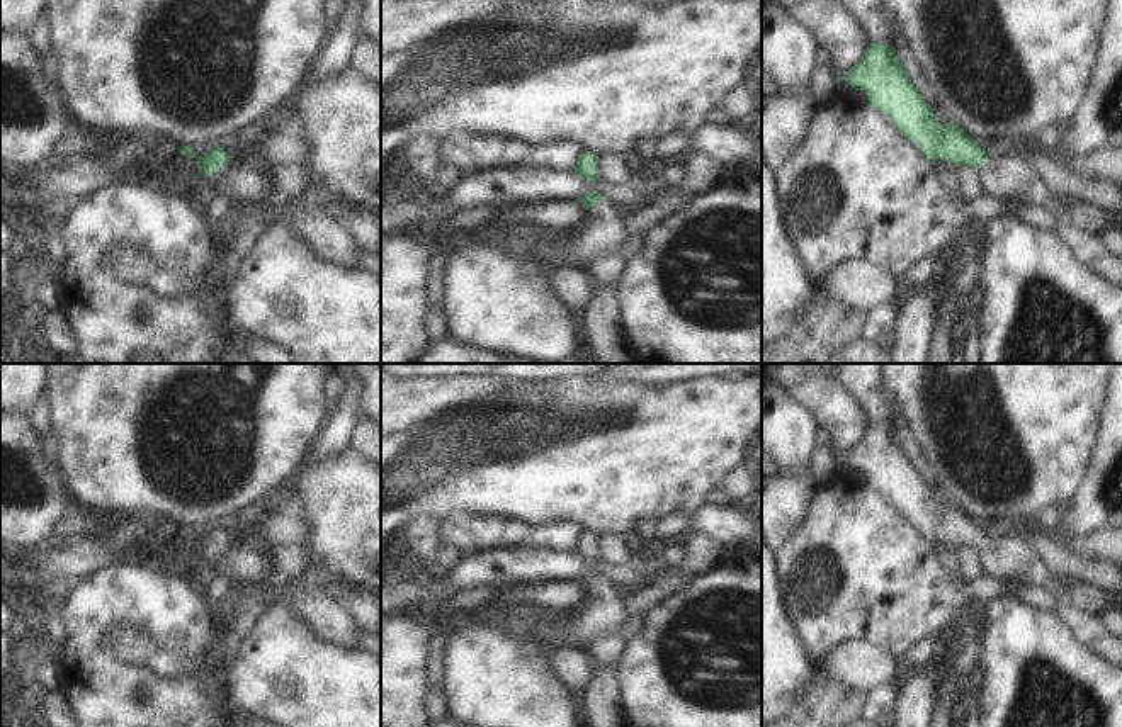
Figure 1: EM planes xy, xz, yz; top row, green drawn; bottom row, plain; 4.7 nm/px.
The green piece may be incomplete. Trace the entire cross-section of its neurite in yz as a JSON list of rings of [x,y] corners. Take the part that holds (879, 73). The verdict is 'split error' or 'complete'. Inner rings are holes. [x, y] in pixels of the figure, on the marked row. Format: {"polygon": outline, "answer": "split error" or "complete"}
{"polygon": [[[870,42],[845,76],[853,90],[867,93],[867,105],[886,114],[932,163],[945,158],[957,166],[974,166],[981,173],[984,194],[1047,209],[1074,256],[1122,287],[1122,258],[1107,248],[1100,234],[1090,234],[1074,224],[1073,209],[1056,200],[1034,165],[1023,155],[989,156],[954,121],[942,127],[892,49]]], "answer": "split error"}

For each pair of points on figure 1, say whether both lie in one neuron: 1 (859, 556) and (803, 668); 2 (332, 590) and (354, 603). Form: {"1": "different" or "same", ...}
{"1": "different", "2": "same"}

